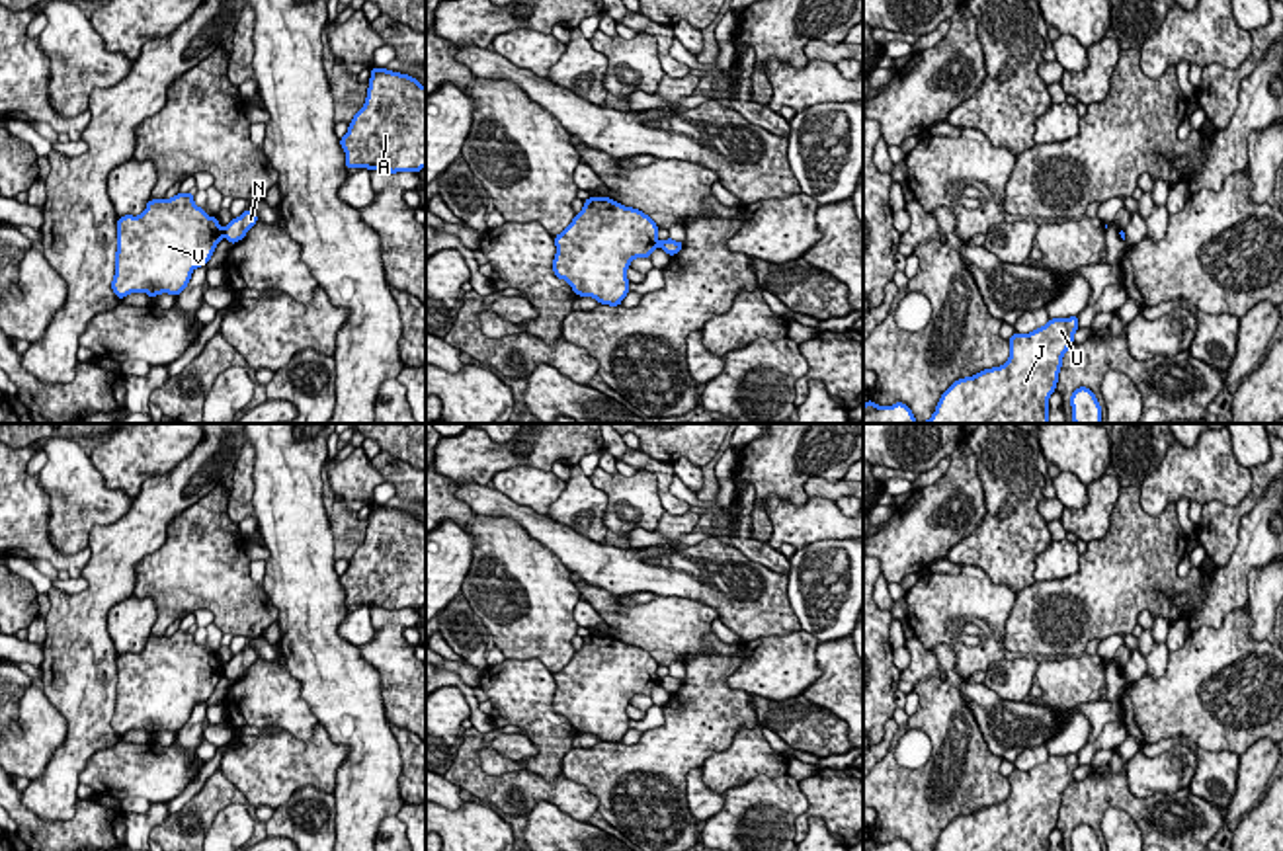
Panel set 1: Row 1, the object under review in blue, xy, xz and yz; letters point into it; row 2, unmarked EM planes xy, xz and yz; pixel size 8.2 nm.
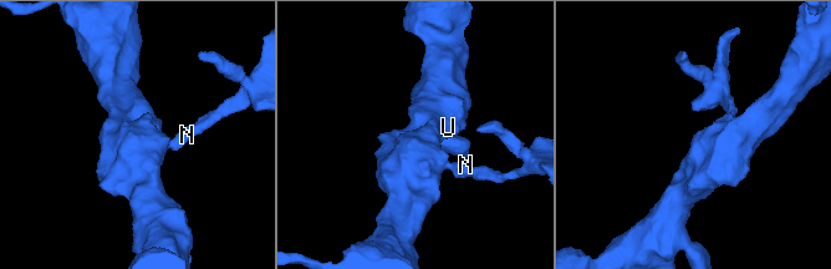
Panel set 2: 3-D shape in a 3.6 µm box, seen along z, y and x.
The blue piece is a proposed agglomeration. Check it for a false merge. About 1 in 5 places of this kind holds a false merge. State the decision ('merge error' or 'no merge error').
merge error

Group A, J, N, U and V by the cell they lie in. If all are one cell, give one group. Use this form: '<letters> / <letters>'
A N / J U V

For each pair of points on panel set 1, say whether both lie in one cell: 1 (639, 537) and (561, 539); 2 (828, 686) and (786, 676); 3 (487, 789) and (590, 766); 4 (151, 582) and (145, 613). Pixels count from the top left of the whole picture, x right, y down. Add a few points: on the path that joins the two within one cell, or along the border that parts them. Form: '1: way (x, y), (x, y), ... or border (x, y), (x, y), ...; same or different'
1: border (664, 543), (631, 549); different
2: border (819, 645), (817, 666), (821, 674), (801, 693); different
3: border (561, 773), (582, 783), (600, 801); different
4: border (133, 594), (155, 604), (153, 635); different

